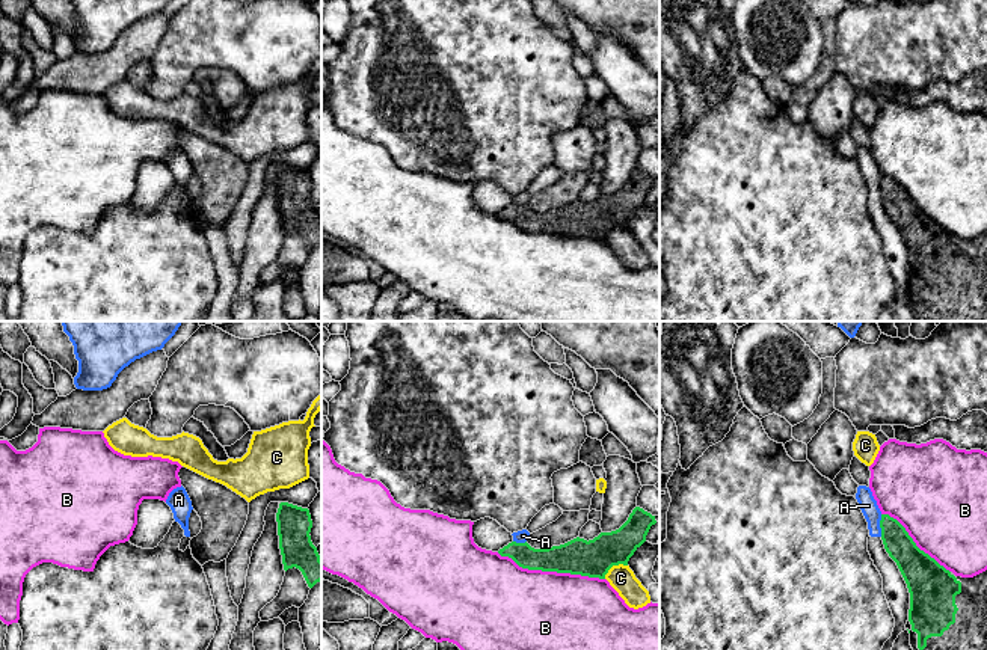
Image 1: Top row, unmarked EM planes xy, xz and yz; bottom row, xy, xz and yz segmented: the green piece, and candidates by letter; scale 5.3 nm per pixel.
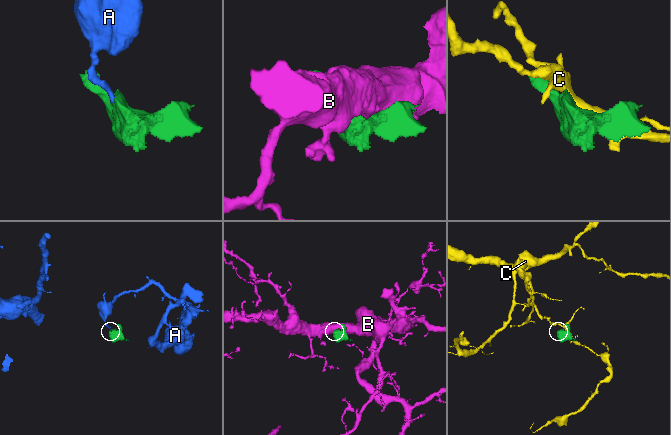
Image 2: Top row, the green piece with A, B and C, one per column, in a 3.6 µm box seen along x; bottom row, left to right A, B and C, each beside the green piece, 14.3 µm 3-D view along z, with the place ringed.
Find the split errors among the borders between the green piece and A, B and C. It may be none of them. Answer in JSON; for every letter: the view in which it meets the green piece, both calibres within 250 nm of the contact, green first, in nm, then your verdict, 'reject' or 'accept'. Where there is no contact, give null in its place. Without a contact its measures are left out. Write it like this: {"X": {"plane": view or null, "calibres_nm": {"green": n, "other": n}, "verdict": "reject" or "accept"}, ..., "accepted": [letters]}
{"A": {"plane": "yz", "calibres_nm": {"green": 160, "other": 90}, "verdict": "reject"}, "B": {"plane": "xz", "calibres_nm": {"green": 200, "other": 500}, "verdict": "reject"}, "C": {"plane": "xz", "calibres_nm": {"green": 200, "other": 140}, "verdict": "reject"}, "accepted": []}

